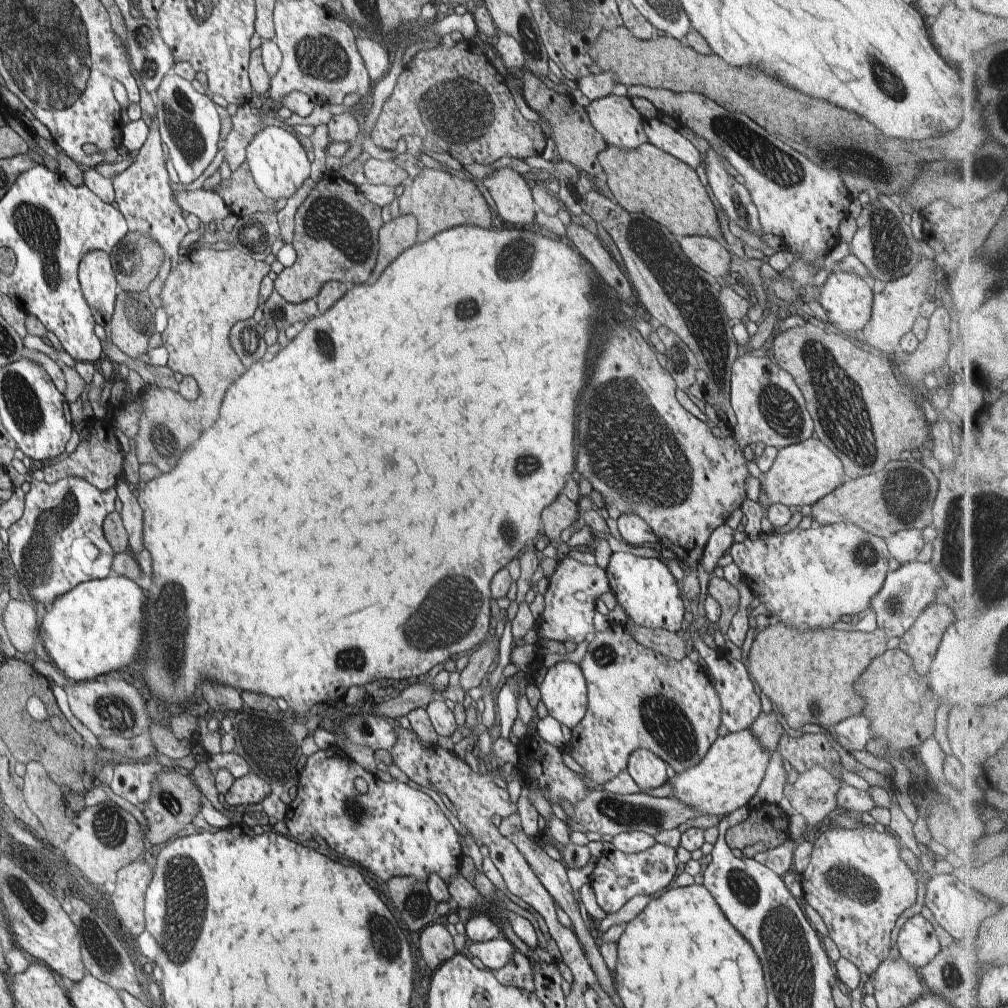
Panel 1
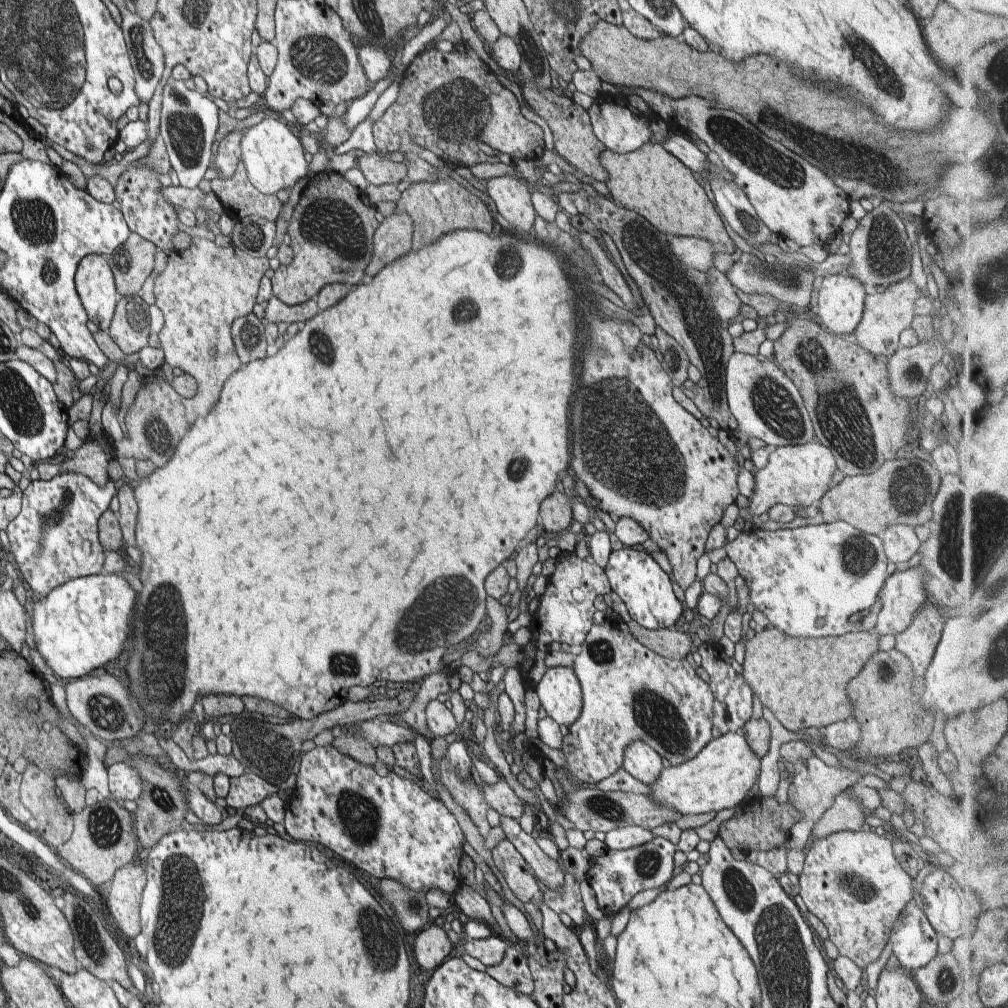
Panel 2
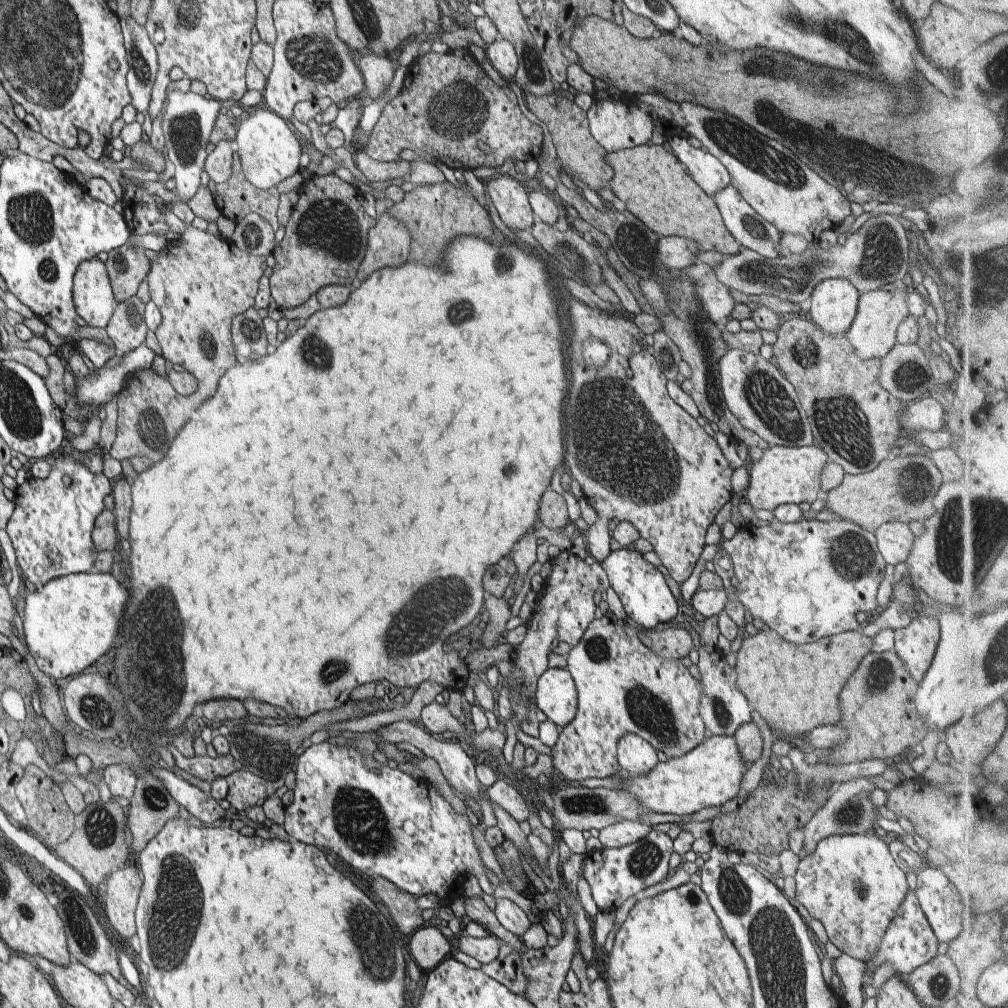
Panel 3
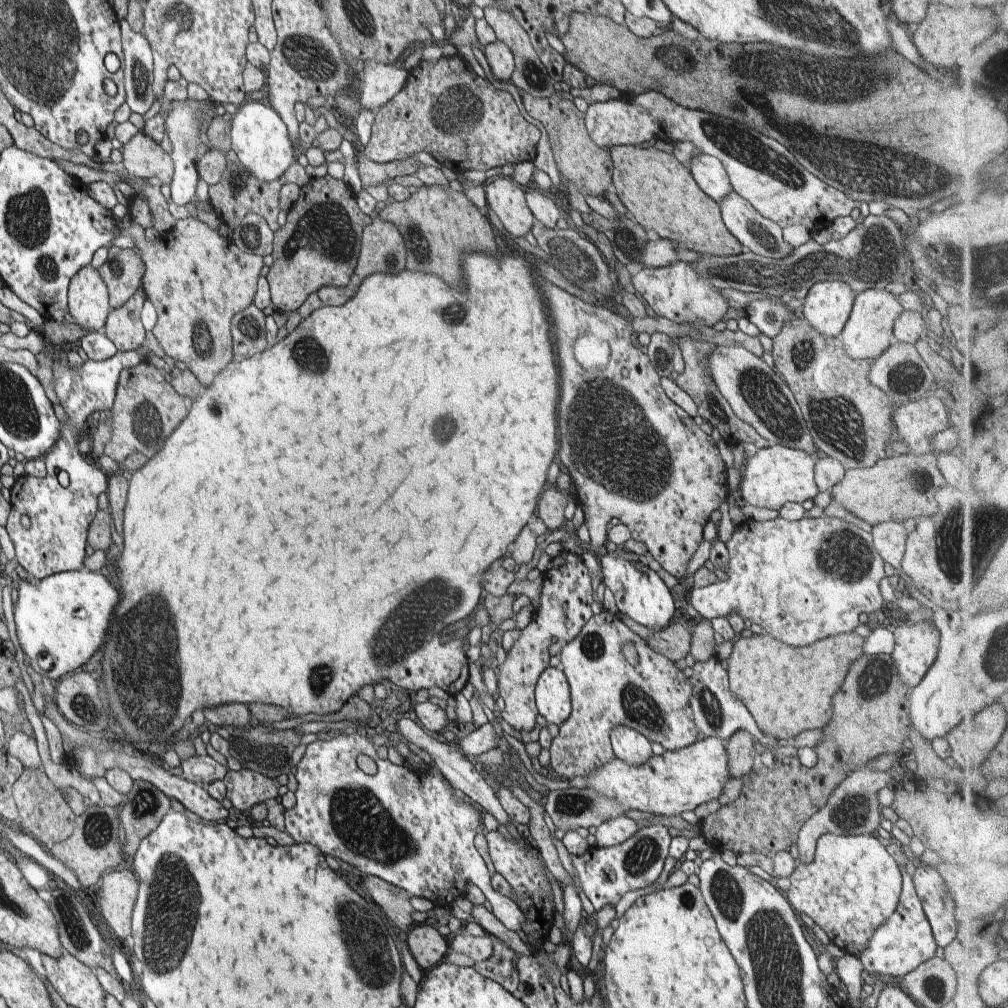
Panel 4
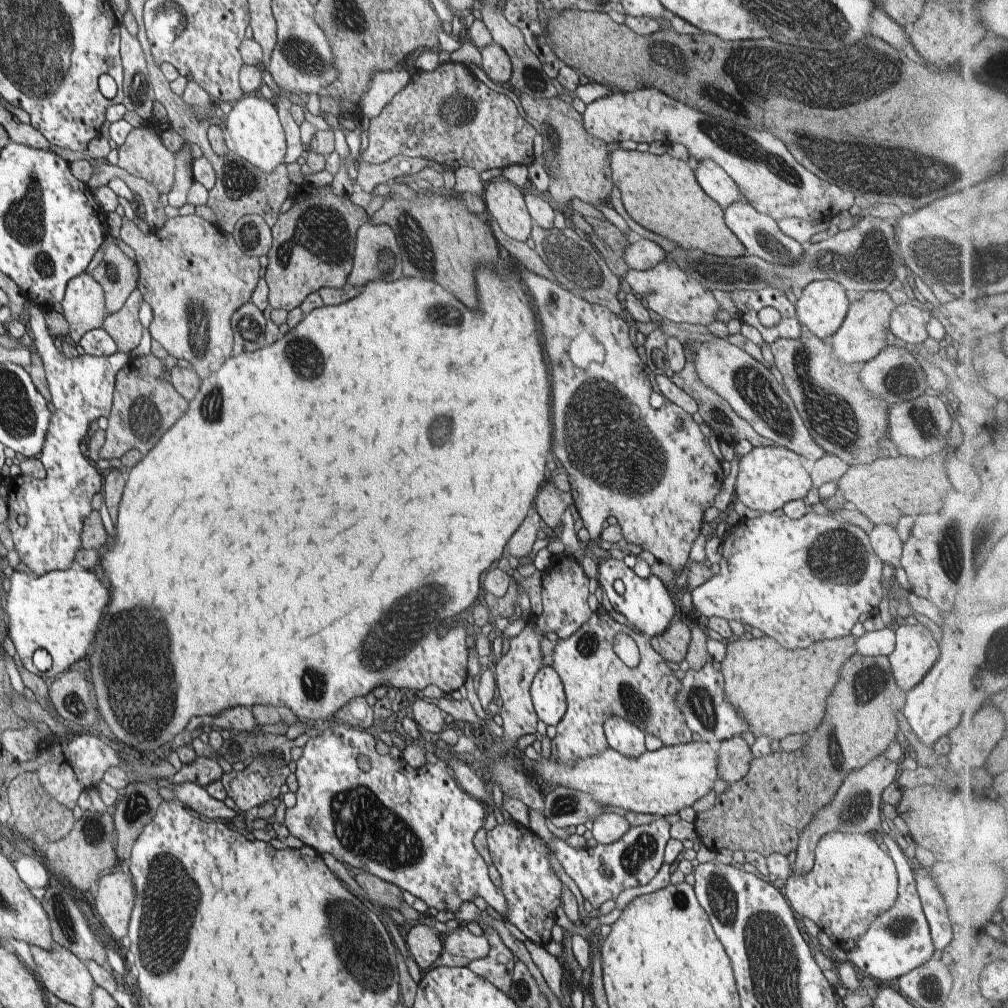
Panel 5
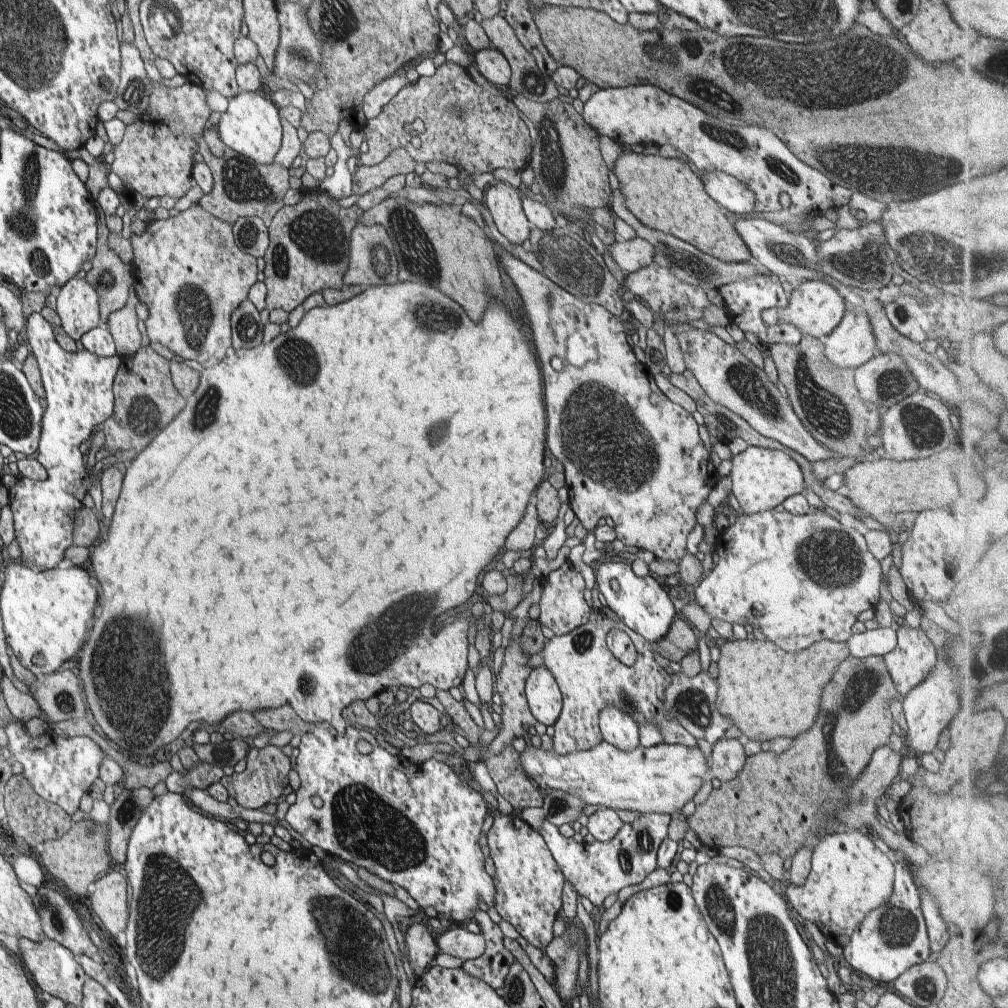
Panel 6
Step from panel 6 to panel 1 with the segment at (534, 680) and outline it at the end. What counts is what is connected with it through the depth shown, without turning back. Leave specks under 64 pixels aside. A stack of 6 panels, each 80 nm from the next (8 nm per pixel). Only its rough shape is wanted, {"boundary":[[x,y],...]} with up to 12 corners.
{"boundary":[[560,661],[539,686],[548,714],[573,729],[586,714],[579,664]]}

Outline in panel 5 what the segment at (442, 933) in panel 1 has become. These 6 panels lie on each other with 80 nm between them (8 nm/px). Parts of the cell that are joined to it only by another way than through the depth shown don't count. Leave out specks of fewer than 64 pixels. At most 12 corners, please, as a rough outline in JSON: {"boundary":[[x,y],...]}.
{"boundary":[[429,925],[404,936],[423,973],[438,964],[443,941]]}

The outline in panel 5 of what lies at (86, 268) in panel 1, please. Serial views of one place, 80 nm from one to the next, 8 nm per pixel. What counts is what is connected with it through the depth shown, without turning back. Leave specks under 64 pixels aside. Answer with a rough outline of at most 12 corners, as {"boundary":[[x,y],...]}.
{"boundary":[[84,271],[68,281],[67,339],[102,328],[105,290]]}

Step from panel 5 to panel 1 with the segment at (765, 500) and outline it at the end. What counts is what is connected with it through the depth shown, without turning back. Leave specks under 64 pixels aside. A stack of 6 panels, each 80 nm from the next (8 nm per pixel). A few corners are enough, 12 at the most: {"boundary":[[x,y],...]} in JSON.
{"boundary":[[819,438],[778,450],[772,504],[813,506],[846,482]]}

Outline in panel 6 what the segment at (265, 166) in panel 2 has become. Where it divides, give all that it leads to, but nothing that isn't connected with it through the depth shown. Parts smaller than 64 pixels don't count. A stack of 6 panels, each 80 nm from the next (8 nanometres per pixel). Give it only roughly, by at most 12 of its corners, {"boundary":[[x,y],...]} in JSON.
{"boundary":[[260,91],[229,99],[216,127],[261,165],[281,149],[278,107]]}

